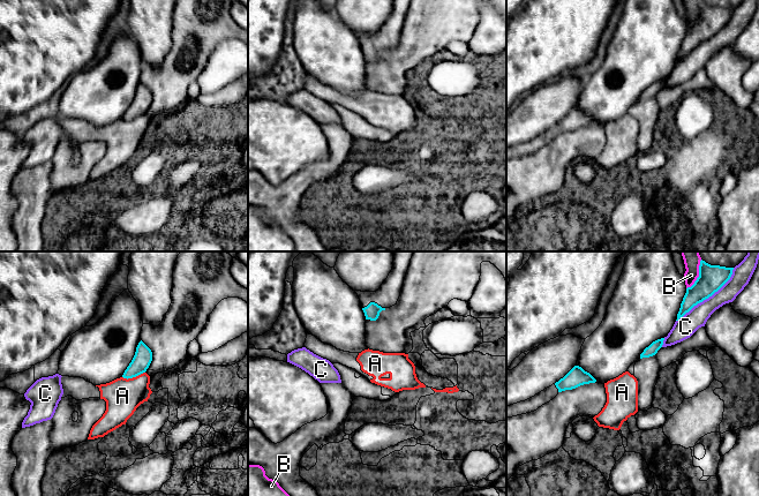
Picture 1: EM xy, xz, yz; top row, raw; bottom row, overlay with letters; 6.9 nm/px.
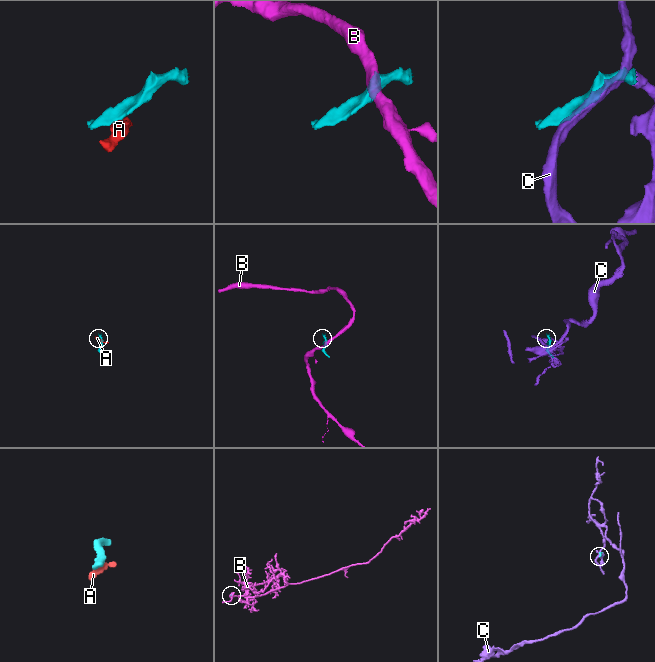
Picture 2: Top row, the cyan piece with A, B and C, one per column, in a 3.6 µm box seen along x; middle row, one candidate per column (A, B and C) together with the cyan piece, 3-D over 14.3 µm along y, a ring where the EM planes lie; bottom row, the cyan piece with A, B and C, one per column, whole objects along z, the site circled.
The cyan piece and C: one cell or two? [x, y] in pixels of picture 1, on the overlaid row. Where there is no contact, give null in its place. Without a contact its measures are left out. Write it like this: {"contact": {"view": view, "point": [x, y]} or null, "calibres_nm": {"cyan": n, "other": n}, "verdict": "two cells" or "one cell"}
{"contact": {"view": "yz", "point": [707, 298]}, "calibres_nm": {"cyan": 180, "other": 140}, "verdict": "one cell"}

